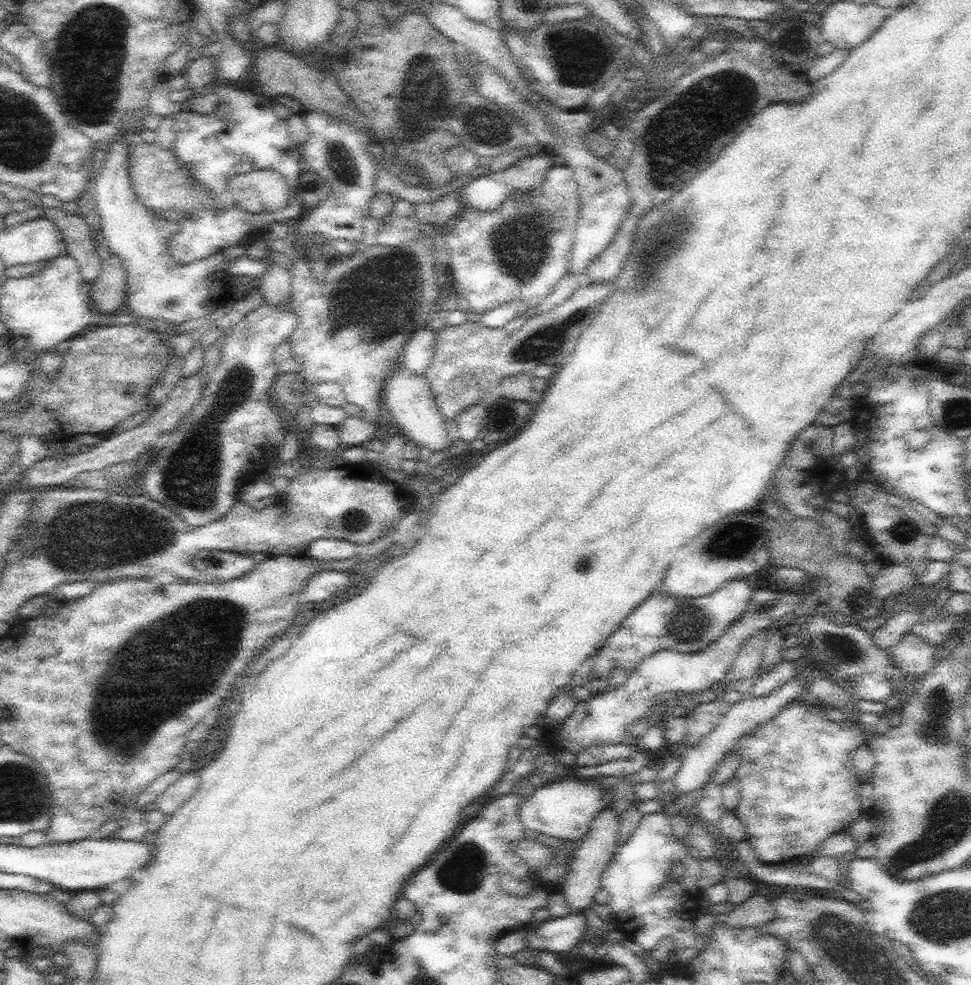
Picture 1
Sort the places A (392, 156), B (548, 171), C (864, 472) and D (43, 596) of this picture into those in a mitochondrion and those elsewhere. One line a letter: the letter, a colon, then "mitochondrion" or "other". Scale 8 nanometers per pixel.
A: other
B: other
C: other
D: other

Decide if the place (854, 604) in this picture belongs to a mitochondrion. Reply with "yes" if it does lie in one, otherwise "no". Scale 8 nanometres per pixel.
no

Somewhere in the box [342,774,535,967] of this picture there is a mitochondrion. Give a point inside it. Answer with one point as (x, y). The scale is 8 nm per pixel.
(466, 869)

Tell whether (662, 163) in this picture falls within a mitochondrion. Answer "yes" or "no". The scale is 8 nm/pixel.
yes

